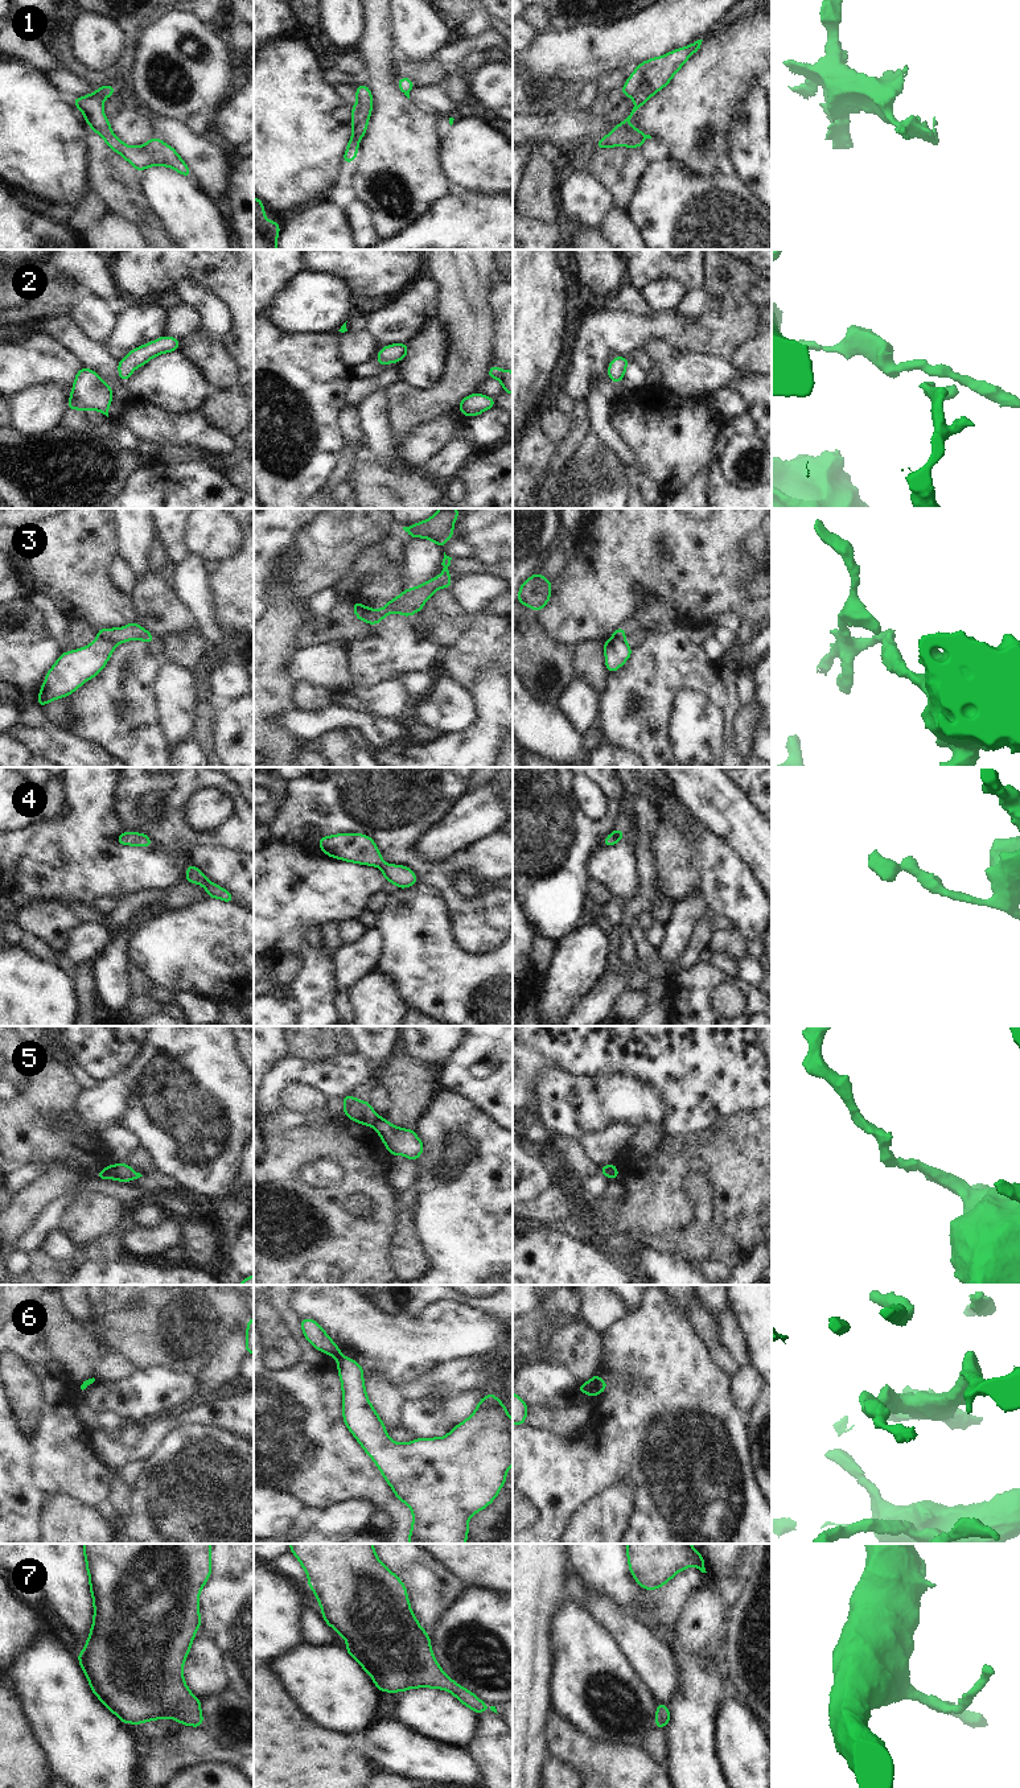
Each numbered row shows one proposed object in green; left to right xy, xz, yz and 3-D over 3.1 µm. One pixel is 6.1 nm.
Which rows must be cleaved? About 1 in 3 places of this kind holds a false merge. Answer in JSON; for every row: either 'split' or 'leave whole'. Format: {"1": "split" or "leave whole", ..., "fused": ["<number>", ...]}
{"1": "leave whole", "2": "leave whole", "3": "split", "4": "leave whole", "5": "split", "6": "split", "7": "leave whole", "fused": ["3", "5", "6"]}

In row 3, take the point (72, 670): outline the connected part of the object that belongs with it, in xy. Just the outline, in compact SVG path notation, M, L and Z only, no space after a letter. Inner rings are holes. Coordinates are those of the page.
M98 638L81 650L62 652L48 671L36 704L44 706L52 700L69 696L104 668L114 650L112 642Z

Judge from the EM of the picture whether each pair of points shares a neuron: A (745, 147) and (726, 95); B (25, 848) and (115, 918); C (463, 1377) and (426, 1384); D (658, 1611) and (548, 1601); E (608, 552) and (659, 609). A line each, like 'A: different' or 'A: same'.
A: different
B: different
C: same
D: different
E: different

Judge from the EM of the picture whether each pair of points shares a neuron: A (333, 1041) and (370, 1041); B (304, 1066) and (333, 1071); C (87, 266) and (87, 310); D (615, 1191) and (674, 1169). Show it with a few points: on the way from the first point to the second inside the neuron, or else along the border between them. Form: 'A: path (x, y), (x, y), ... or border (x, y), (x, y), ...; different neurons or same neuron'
A: border (350, 1039), (357, 1051); different neurons
B: path (311, 1071), (327, 1071); same neuron
C: border (82, 291), (95, 293), (115, 307); different neurons
D: border (619, 1178), (625, 1189), (625, 1201), (622, 1203); different neurons

